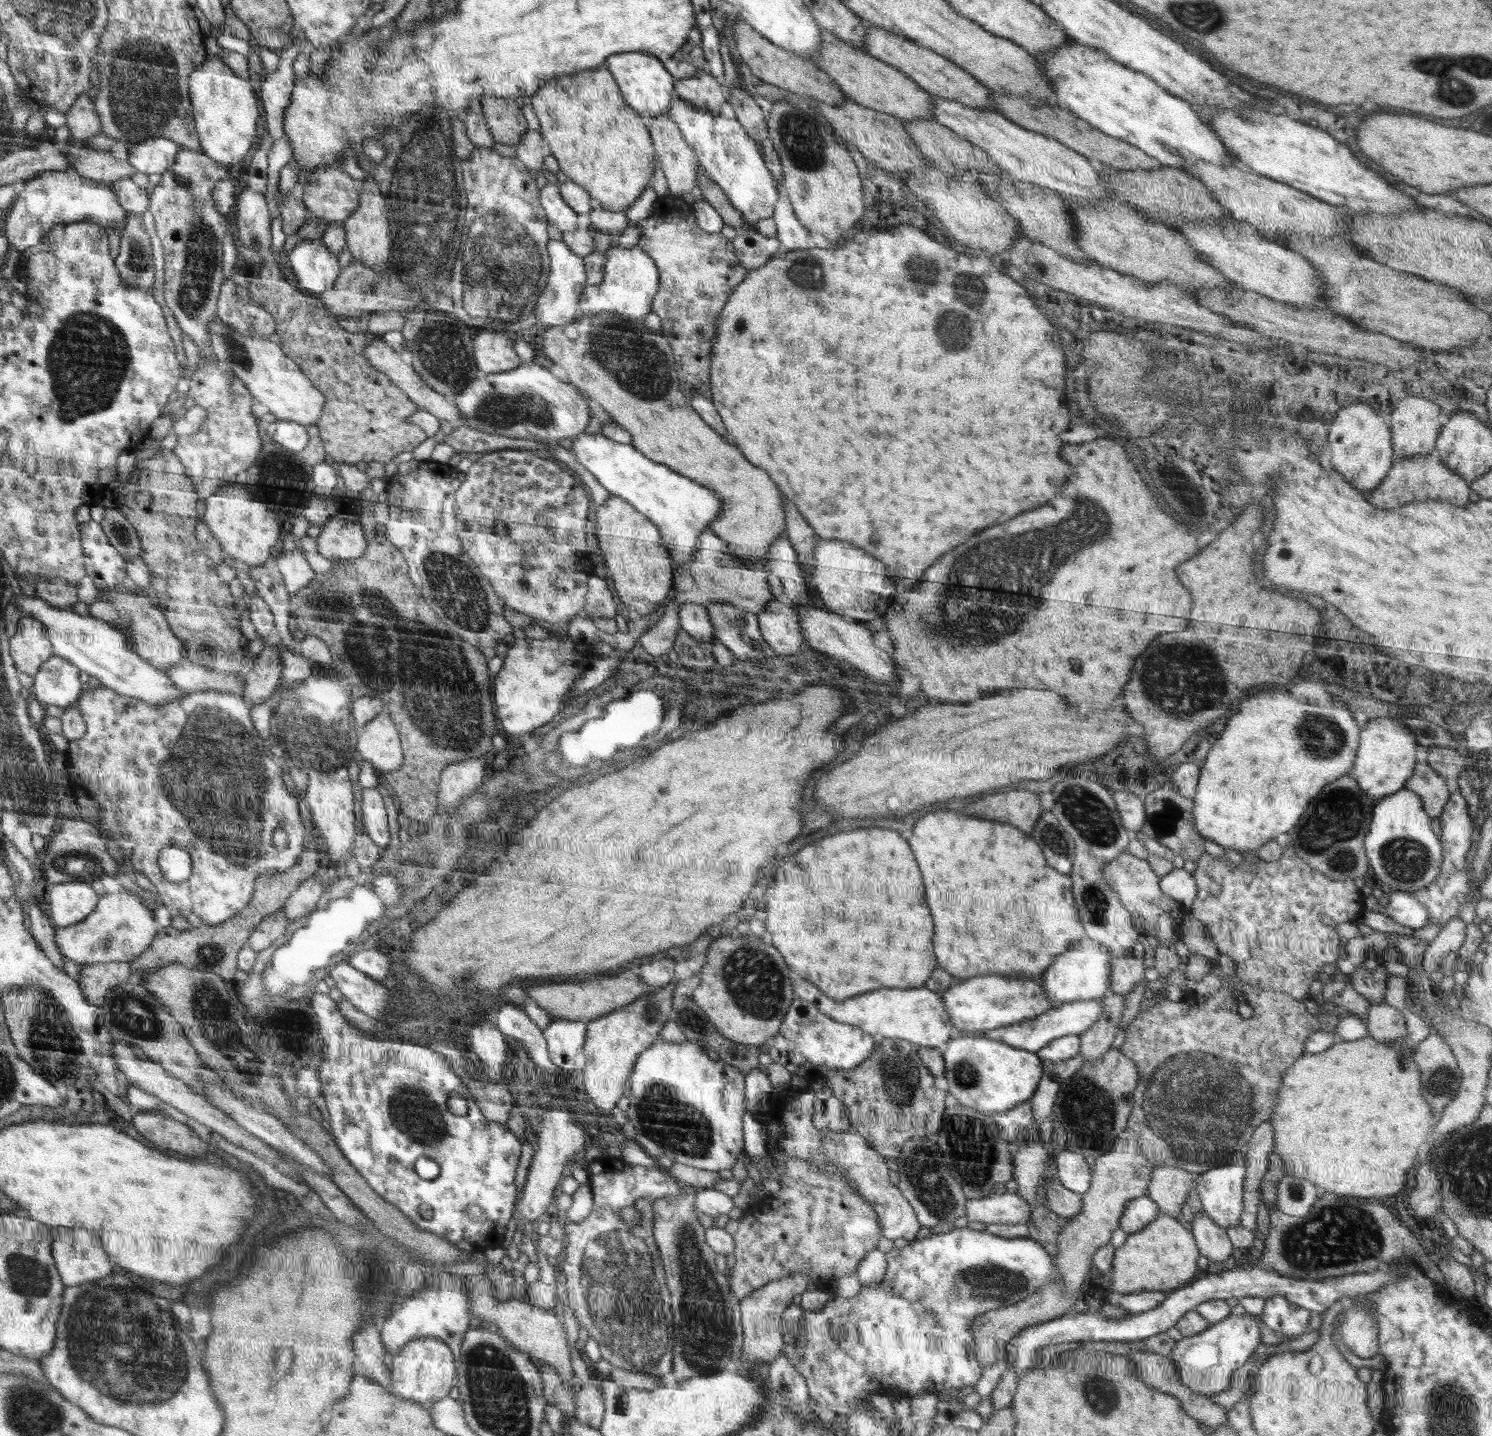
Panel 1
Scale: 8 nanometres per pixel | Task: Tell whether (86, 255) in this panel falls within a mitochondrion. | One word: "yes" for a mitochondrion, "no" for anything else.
no

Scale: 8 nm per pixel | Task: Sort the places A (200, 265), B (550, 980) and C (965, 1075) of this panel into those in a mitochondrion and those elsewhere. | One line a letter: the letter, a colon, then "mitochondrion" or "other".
A: mitochondrion
B: other
C: mitochondrion

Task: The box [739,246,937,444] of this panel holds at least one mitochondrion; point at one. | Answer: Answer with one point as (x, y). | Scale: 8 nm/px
(813, 275)

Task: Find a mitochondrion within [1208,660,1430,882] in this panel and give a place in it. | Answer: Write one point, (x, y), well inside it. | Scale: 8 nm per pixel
(1330, 830)

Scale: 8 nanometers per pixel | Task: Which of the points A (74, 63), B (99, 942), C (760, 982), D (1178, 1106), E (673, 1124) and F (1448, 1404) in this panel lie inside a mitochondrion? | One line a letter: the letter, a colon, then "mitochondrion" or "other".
A: mitochondrion
B: mitochondrion
C: mitochondrion
D: mitochondrion
E: mitochondrion
F: mitochondrion

